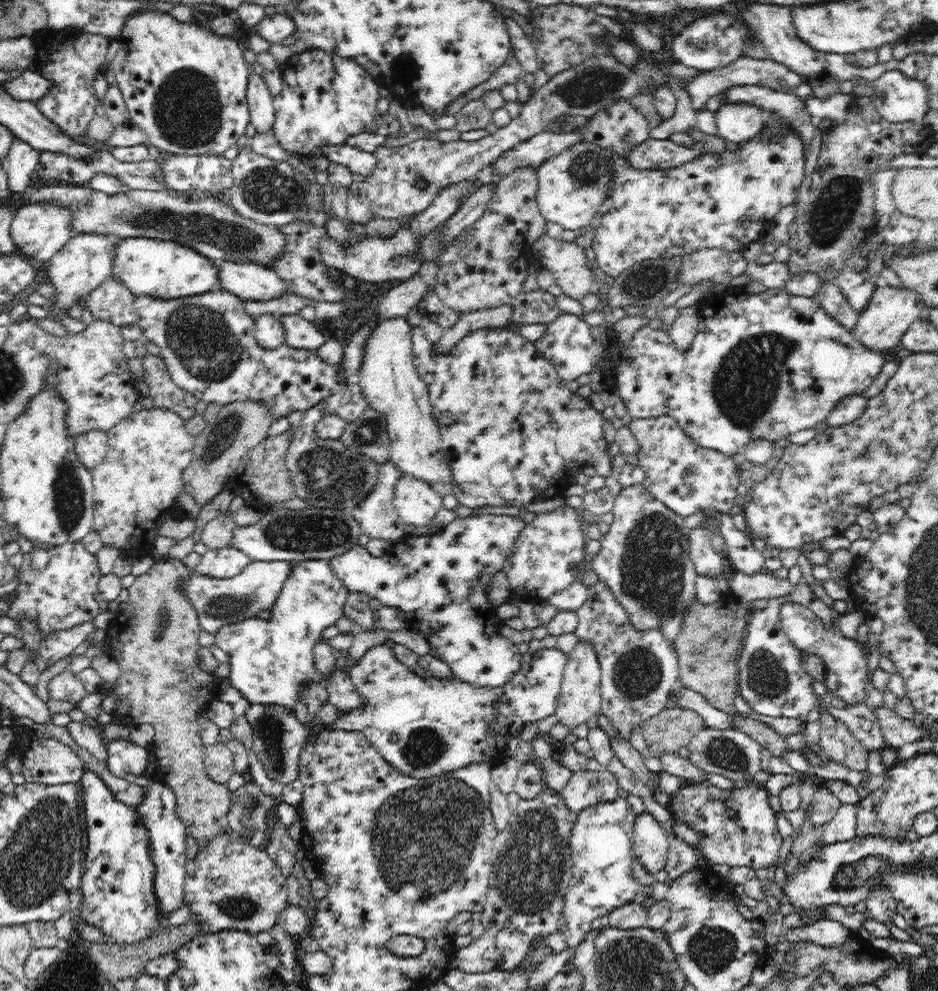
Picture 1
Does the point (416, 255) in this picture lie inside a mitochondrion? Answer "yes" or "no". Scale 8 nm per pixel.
no

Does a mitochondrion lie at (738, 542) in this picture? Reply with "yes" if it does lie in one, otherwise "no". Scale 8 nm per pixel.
no

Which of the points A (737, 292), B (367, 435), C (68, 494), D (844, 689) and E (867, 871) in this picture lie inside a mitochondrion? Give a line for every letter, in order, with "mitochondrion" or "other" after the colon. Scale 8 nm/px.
A: other
B: mitochondrion
C: mitochondrion
D: other
E: mitochondrion

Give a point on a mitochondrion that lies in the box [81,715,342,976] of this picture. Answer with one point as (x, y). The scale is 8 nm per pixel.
(237, 907)

